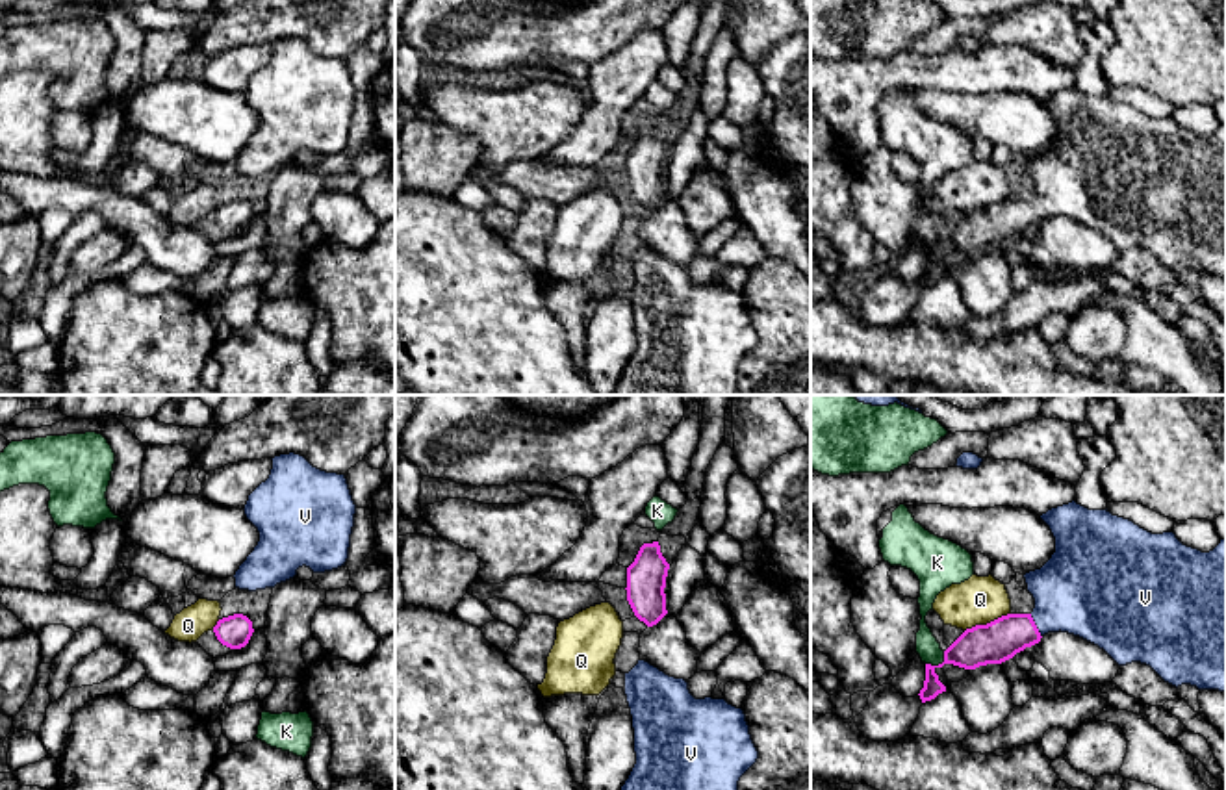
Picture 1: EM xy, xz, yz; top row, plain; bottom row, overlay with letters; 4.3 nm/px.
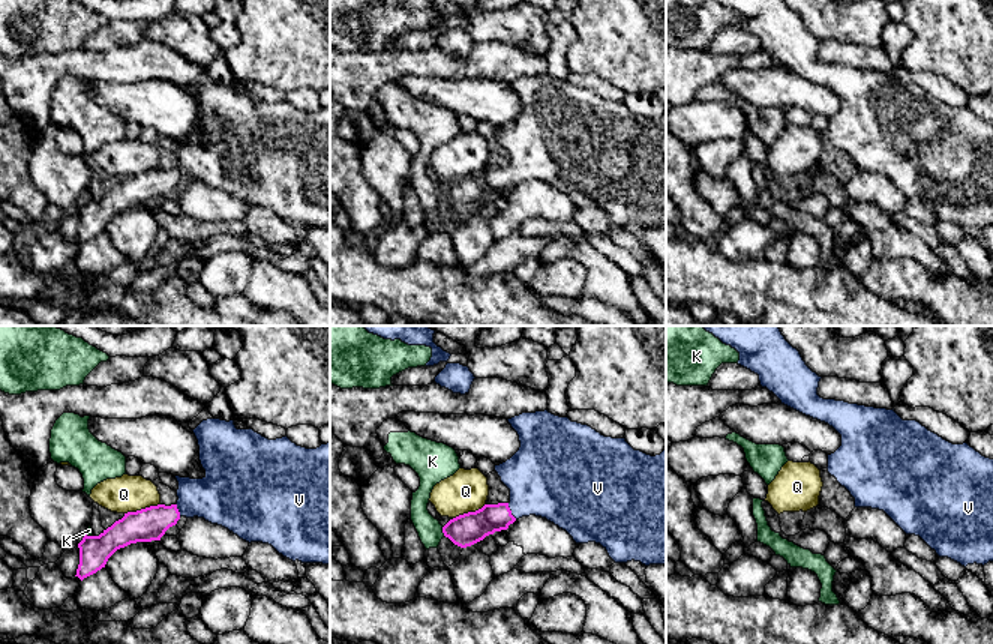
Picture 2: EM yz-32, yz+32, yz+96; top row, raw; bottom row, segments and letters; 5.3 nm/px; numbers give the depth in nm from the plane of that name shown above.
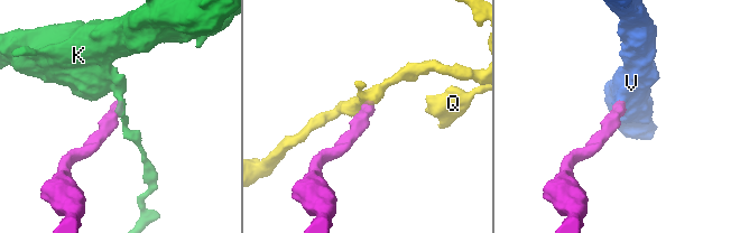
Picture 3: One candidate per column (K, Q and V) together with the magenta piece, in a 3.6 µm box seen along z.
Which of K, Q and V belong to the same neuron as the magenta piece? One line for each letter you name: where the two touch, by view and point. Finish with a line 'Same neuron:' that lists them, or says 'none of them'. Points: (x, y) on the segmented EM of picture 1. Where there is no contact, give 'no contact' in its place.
V: contact yz (1035, 625)
Same neuron: V

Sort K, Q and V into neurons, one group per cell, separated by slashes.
K / Q / V

